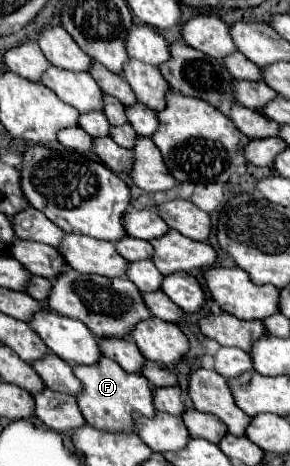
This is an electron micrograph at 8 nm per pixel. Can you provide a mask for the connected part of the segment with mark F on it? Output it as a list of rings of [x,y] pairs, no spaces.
[[[103,357],[99,365],[75,367],[75,375],[83,383],[83,391],[77,395],[77,401],[87,425],[109,433],[135,433],[137,427],[133,413],[155,417],[153,385],[141,373],[127,373],[119,363]]]

